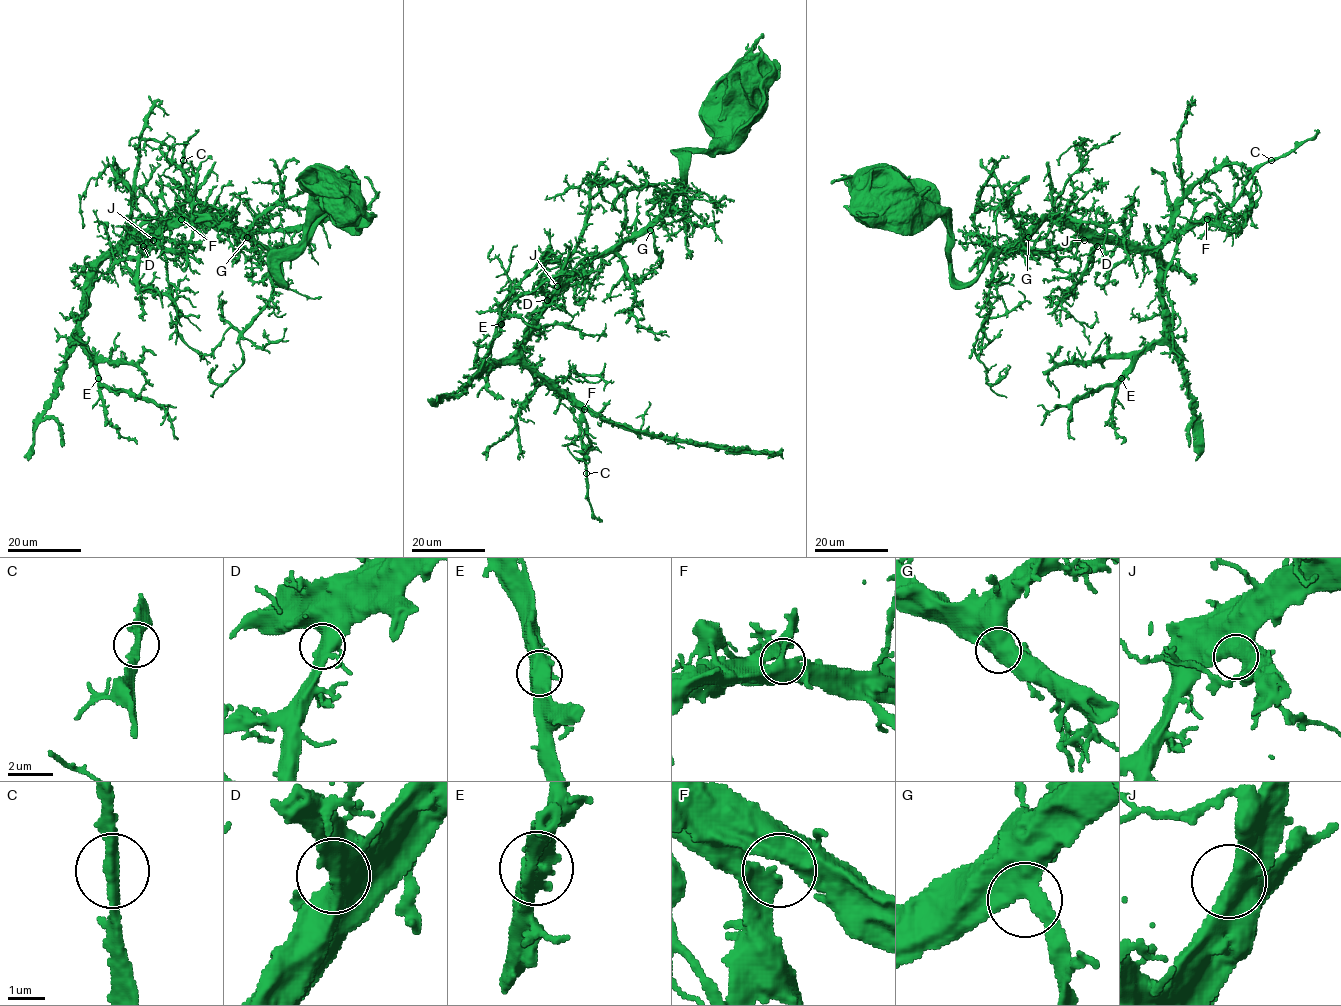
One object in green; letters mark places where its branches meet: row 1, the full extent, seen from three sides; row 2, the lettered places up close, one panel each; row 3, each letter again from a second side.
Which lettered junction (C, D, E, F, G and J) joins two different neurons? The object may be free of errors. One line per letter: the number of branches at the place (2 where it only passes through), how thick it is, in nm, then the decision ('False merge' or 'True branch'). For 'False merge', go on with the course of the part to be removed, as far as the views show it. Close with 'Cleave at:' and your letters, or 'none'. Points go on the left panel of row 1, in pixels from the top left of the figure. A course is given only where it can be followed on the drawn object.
C: Branches: 2. Thickness 320 nm. True branch
D: Branches: 2. Thickness 550 nm. True branch
E: Branches: 2. Thickness 600 nm. True branch
F: Branches: 2. Thickness 240 nm. True branch
G: Branches: 2. Thickness 480 nm. True branch
J: Branches: 2. Thickness 550 nm. True branch
Cleave at: none

